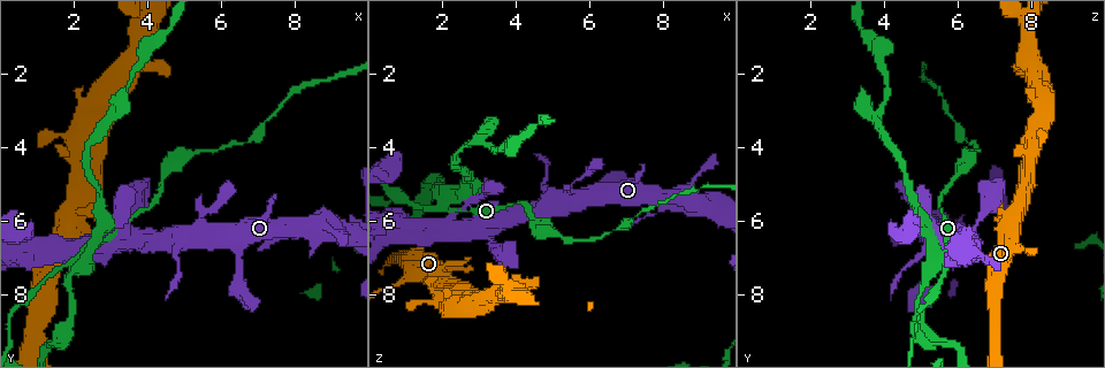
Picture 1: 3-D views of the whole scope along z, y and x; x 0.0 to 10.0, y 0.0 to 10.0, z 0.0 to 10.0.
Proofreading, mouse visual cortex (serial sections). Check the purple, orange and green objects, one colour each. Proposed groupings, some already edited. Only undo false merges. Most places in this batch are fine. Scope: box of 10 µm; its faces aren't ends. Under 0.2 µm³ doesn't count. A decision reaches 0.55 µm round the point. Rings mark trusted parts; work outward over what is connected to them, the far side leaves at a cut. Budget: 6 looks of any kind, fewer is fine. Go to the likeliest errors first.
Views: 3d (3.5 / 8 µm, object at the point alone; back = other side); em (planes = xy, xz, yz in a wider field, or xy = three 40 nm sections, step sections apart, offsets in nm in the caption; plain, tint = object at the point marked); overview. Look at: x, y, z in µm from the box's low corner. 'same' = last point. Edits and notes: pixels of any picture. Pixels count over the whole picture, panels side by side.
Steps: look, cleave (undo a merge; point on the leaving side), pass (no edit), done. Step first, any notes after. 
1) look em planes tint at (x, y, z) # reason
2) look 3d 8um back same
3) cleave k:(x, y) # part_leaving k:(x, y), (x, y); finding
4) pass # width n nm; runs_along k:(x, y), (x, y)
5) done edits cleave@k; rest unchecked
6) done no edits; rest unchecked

look 3d 8um at (2.35, 6.75, 5.65)

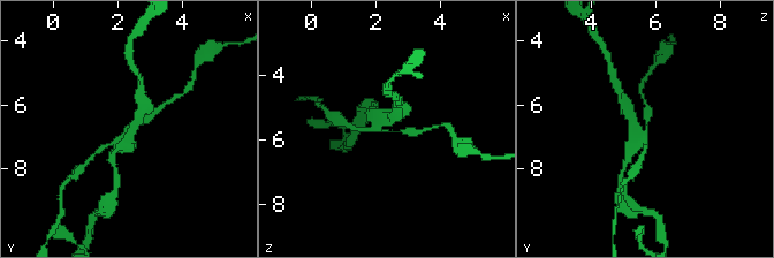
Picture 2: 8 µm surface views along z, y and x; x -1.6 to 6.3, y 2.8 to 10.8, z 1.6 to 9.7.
look em xy step 1 tint same

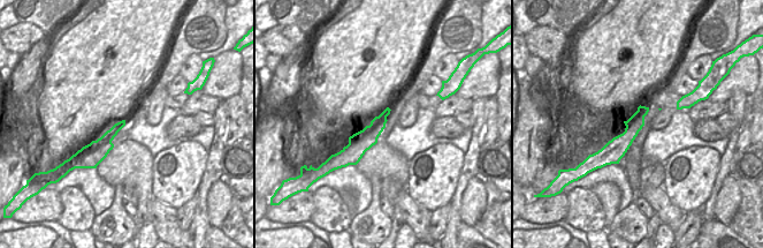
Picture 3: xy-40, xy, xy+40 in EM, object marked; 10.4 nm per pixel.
cleave 2:(631, 115) # part_leaving 2:(640, 130), (619, 95); a second cell is stuck on

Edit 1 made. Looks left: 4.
look overview # see it whole again

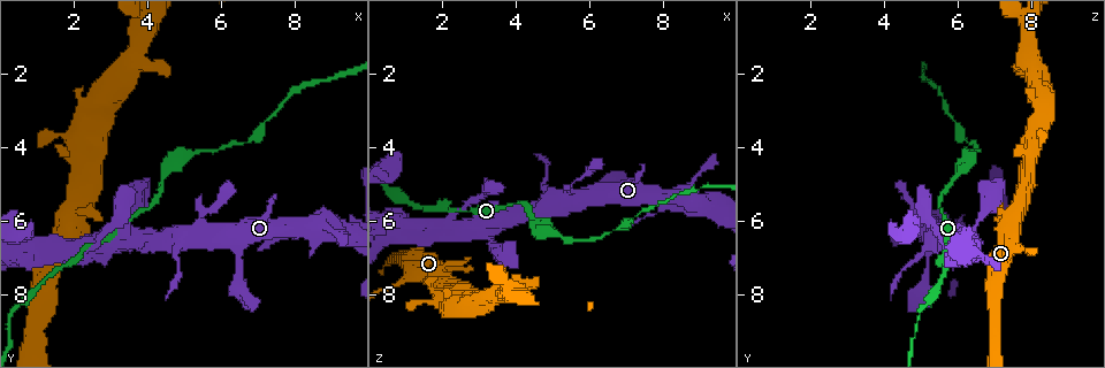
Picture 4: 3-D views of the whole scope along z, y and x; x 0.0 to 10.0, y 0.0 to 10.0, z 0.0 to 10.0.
look 3d 3.5um at (4.00, 5.70, 5.50) # thin neck

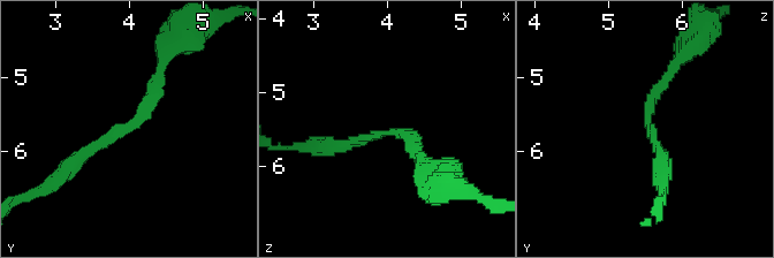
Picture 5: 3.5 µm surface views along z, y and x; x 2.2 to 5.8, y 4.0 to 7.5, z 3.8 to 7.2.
look em xy step 2 tint at (4.05, 5.65, 5.55) # now the EM

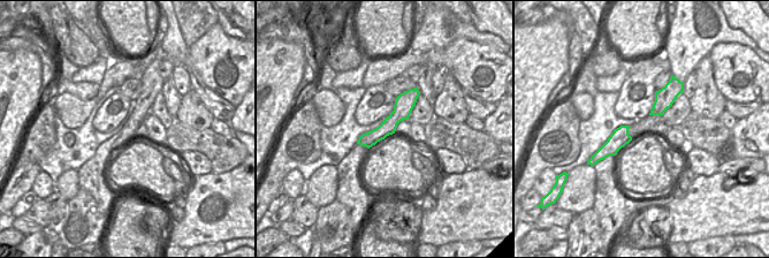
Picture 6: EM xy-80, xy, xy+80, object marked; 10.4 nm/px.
pass # width 170 nm; runs_along 5:(69, 167), (139, 118), (161, 63); one cell here

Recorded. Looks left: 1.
done edits cleave@2; rest unchecked

